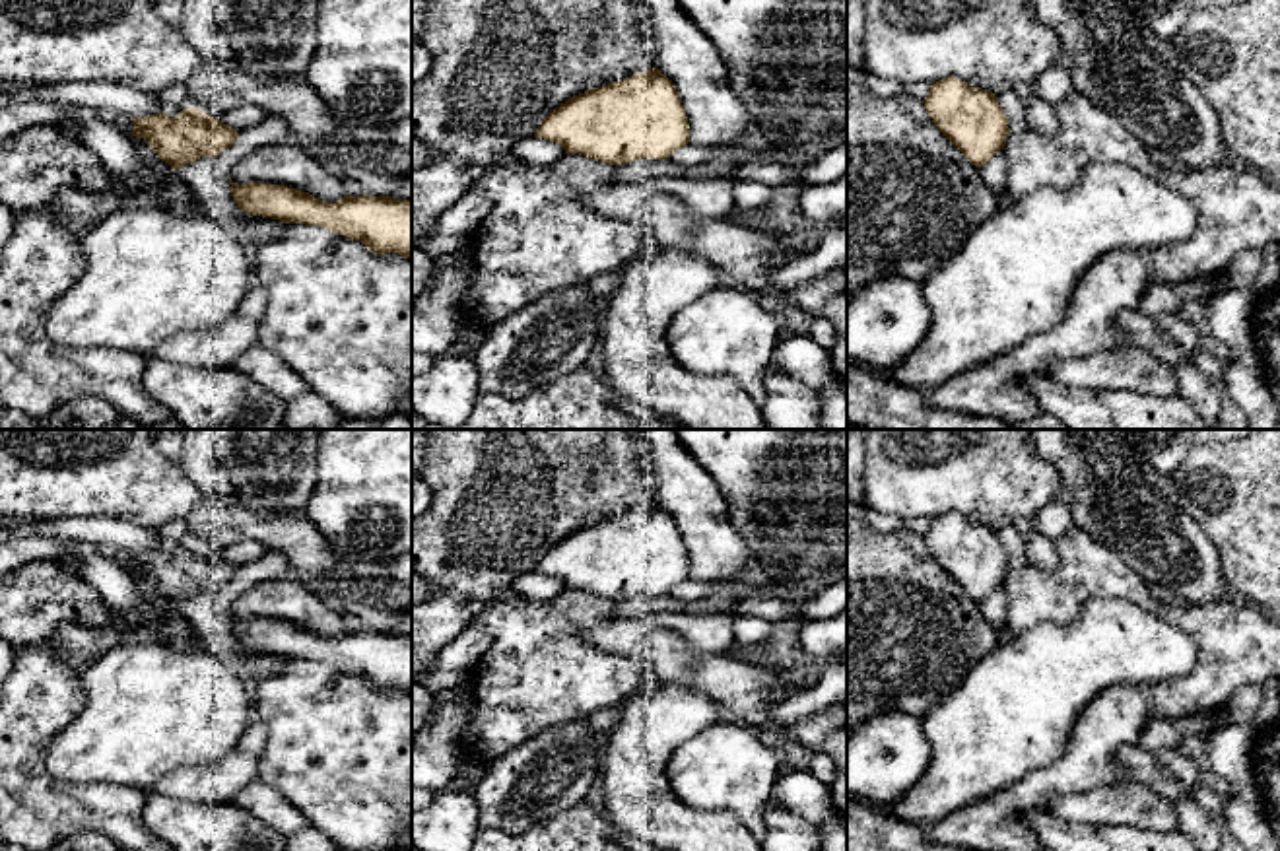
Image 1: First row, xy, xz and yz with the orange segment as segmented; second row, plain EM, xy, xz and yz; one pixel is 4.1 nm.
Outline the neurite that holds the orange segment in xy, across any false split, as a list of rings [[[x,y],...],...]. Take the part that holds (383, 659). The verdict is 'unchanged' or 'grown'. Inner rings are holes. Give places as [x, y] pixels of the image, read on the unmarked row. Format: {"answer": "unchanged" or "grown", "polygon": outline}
{"answer": "unchanged", "polygon": [[[270,618],[235,620],[233,637],[241,647],[286,659],[319,661],[361,676],[377,690],[398,688],[412,694],[412,635],[390,631],[344,631],[324,637],[309,628]]]}

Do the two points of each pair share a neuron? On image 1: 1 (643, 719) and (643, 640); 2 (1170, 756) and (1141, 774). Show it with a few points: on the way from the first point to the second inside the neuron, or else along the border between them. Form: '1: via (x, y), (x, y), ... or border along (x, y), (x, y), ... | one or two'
1: border along (647, 677), (692, 688) | two
2: border along (1152, 752), (1189, 793) | two

